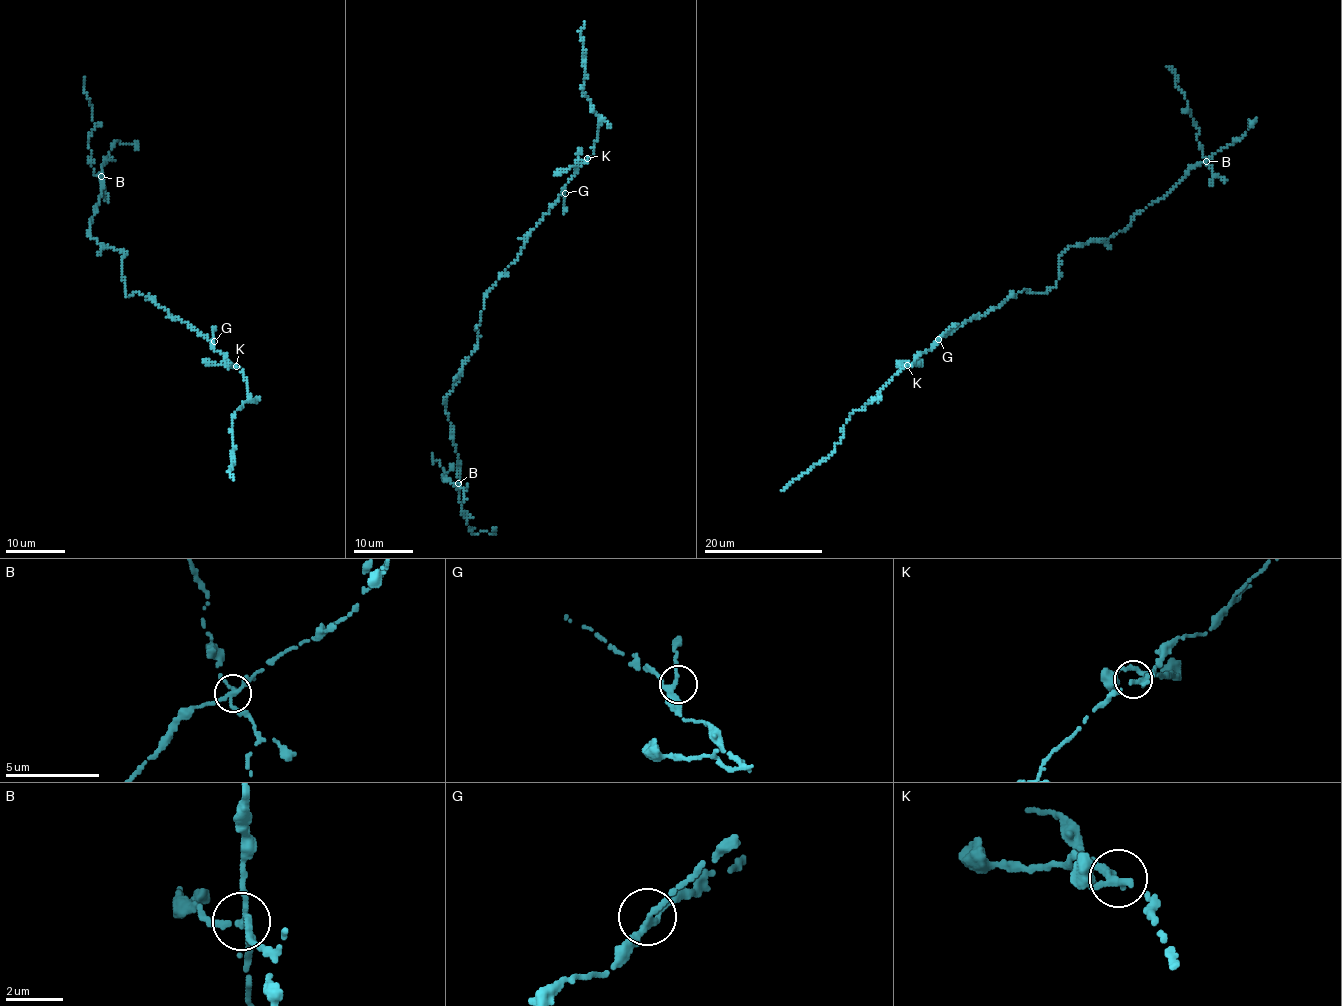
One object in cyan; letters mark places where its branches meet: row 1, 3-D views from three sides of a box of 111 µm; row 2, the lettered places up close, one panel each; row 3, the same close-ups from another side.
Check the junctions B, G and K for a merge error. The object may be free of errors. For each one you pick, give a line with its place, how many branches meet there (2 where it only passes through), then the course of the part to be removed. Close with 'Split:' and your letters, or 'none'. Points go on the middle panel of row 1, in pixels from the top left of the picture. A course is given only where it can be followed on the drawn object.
B: (458, 483) | 4 | (457, 484), (446, 477), (442, 479), (446, 472), (437, 461), (434, 463), (431, 454)
Split: B

